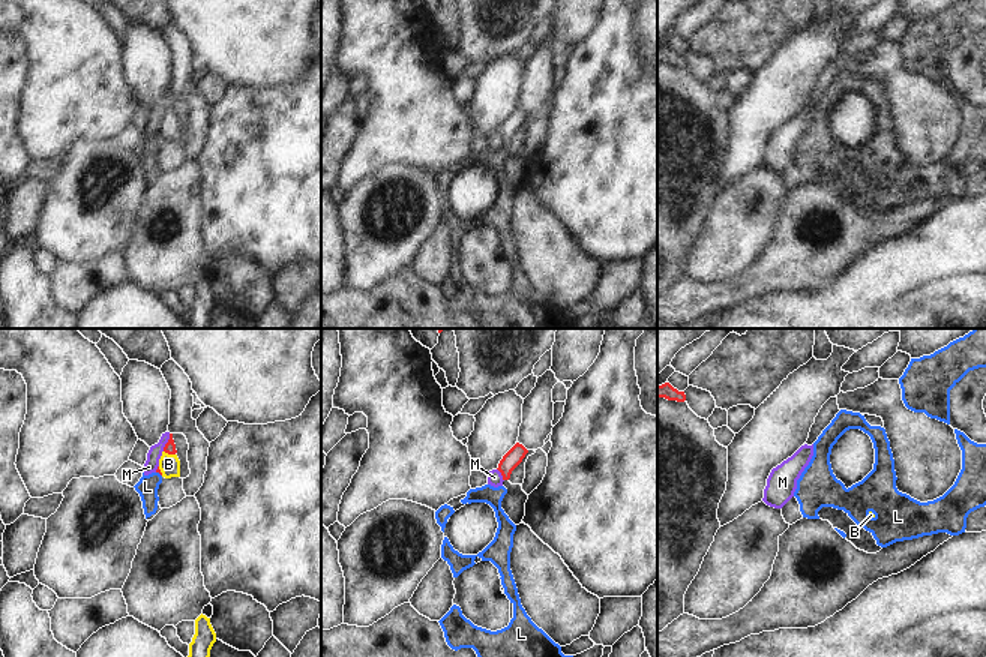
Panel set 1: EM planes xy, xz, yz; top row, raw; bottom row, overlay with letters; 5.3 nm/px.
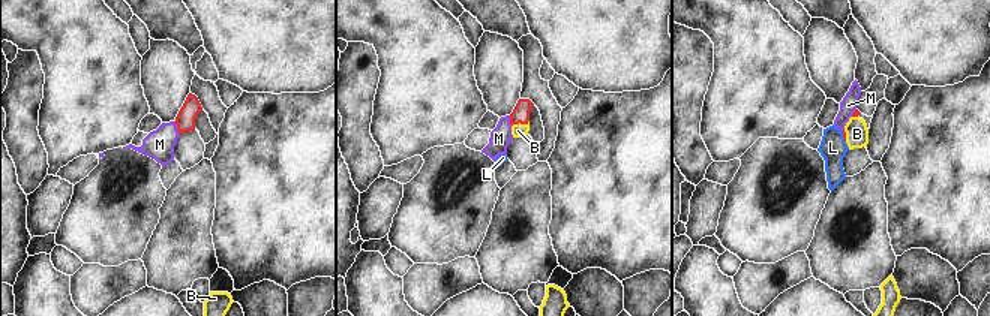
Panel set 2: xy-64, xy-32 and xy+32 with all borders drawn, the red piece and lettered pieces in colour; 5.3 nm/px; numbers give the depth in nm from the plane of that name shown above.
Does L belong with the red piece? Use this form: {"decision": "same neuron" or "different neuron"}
{"decision": "different neuron"}

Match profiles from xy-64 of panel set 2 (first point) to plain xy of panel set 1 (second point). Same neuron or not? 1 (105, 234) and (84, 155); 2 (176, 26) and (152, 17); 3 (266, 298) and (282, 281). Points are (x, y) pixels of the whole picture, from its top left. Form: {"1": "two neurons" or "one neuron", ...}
{"1": "one neuron", "2": "one neuron", "3": "two neurons"}

